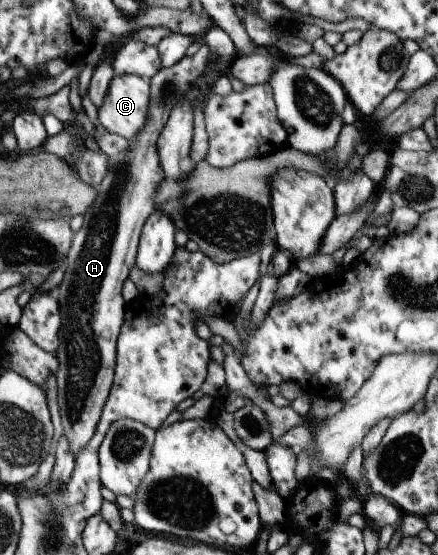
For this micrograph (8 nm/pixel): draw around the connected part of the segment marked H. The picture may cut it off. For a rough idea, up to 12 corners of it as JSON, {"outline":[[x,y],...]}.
{"outline":[[209,48],[149,79],[147,121],[107,171],[59,282],[56,398],[94,434],[123,282],[163,180],[156,141]]}

